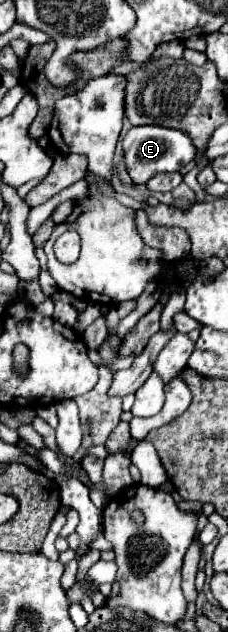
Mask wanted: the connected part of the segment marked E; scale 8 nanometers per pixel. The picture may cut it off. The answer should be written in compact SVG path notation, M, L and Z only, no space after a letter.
M137 126L127 132L123 138L123 152L125 152L125 164L127 172L133 182L145 184L149 178L153 178L159 172L175 172L181 170L187 162L195 160L197 150L193 148L187 134L171 128L161 126Z

